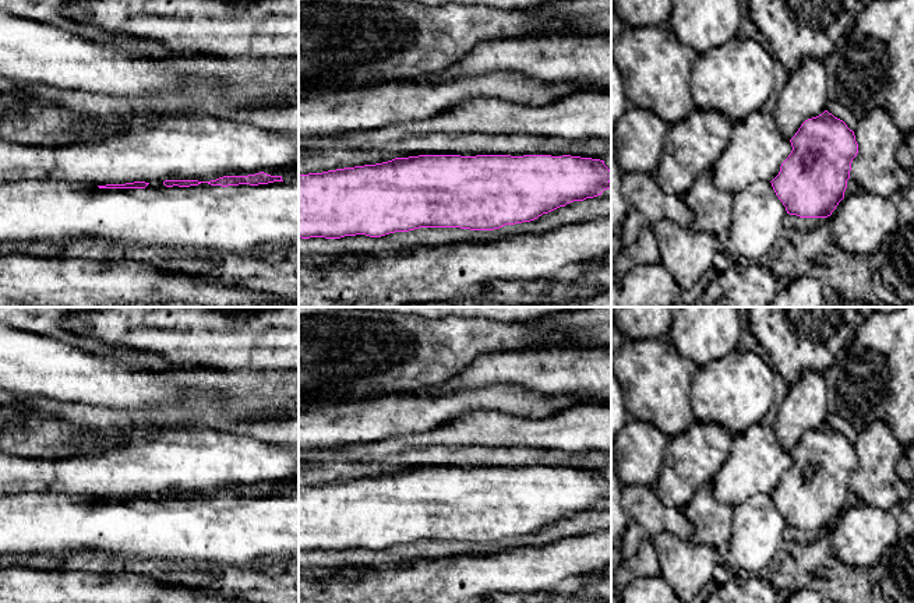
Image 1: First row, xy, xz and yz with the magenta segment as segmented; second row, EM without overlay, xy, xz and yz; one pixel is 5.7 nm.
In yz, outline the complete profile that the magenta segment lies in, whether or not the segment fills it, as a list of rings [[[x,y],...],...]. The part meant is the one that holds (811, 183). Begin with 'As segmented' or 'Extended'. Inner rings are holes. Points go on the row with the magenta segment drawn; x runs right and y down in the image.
As segmented. [[[825,110],[805,120],[790,140],[793,151],[770,181],[787,214],[800,218],[827,218],[844,198],[851,162],[858,154],[854,131]]]

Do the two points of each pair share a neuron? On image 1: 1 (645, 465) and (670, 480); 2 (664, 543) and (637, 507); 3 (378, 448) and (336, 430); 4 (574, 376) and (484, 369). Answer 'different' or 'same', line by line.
1: different
2: different
3: different
4: same

